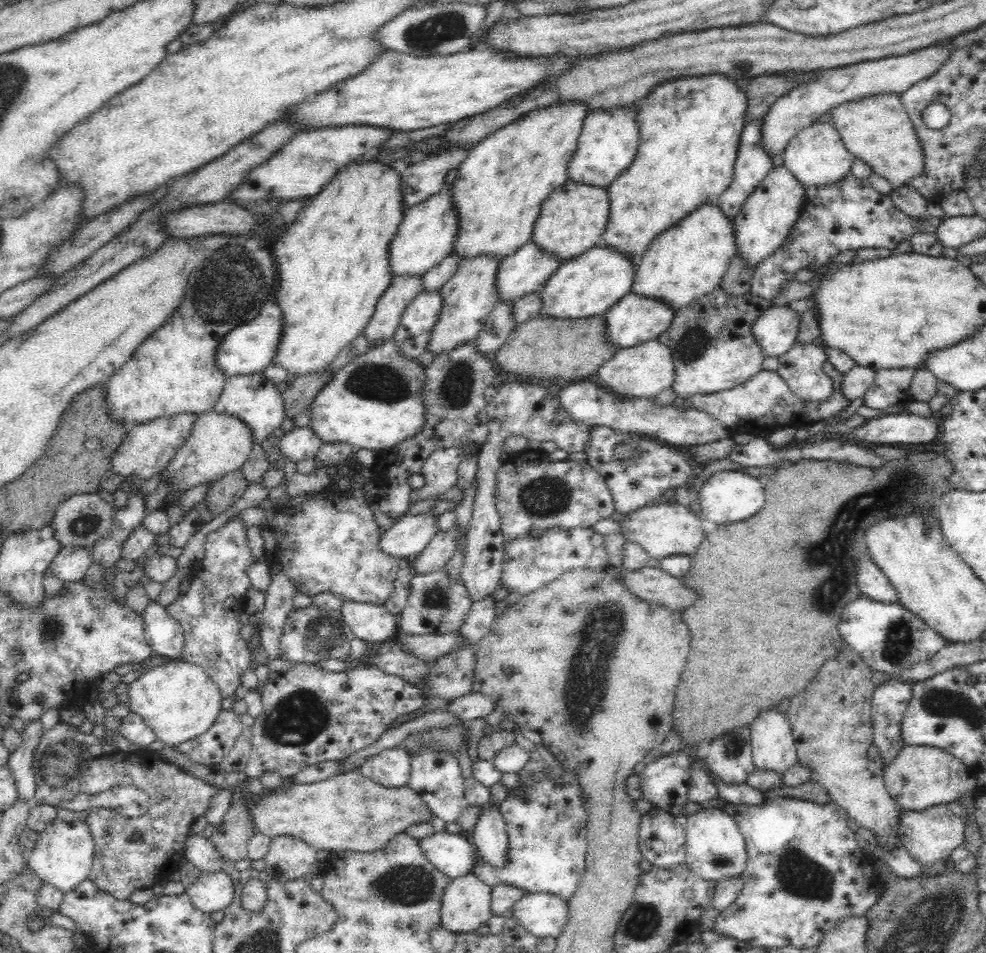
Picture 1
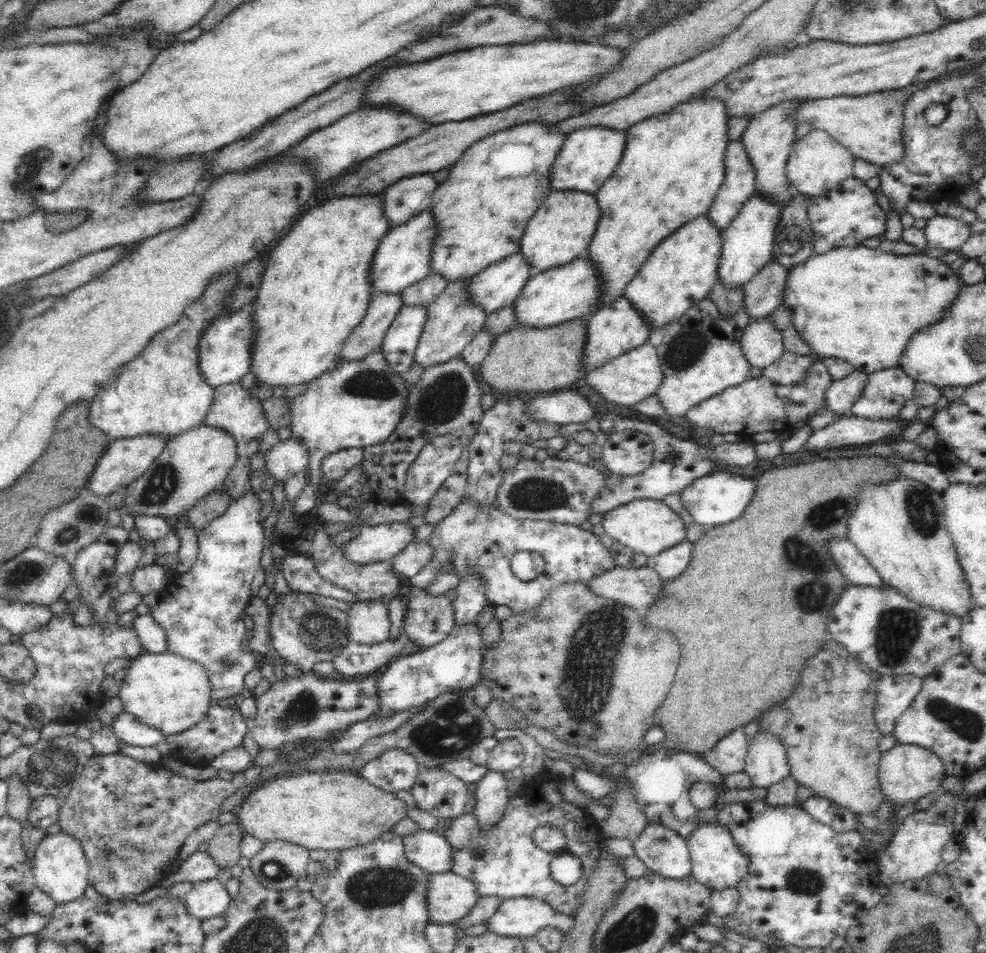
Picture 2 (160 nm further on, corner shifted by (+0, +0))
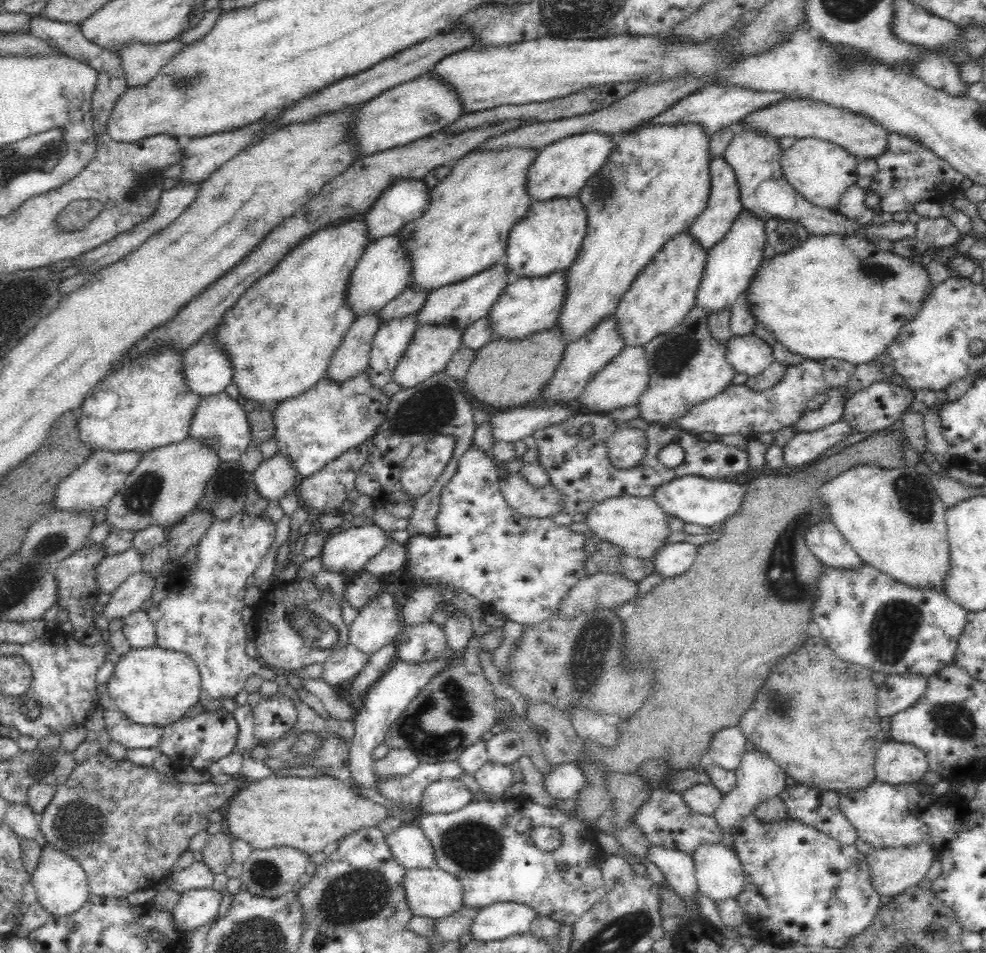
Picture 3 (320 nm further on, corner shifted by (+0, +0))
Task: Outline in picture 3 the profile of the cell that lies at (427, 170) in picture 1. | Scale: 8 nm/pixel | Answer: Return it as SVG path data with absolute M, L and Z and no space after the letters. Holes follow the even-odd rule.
M400 179L392 183L374 201L374 204L362 214L362 219L366 223L366 231L368 231L369 244L374 240L380 240L380 238L396 235L396 232L404 224L421 217L422 213L426 212L428 204L430 204L430 193L423 179Z

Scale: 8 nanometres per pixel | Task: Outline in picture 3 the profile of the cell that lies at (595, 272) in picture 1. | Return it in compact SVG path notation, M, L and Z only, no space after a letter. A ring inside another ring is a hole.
M566 272L548 276L512 278L500 292L484 317L490 319L490 331L496 339L516 340L553 327L564 302Z

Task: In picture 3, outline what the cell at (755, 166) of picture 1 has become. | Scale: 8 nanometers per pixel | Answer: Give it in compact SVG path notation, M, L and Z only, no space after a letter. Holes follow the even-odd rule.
M713 157L708 162L708 171L710 171L710 192L708 192L706 208L700 212L696 220L692 222L692 226L688 228L690 238L706 251L709 251L714 244L720 243L720 240L724 239L724 235L742 212L736 175L734 175L732 167L724 161L724 157Z

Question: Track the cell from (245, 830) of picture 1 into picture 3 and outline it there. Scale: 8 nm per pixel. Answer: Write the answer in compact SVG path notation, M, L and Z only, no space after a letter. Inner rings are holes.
M219 832L209 835L206 844L200 850L202 861L214 874L220 874L228 868L232 862L231 844L233 836L228 832Z

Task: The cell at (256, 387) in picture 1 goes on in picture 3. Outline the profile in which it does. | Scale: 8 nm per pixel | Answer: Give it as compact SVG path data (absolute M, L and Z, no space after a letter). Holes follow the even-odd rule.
M224 391L201 398L191 418L188 437L211 447L221 462L239 461L250 443L250 423L246 419L249 408L228 397Z

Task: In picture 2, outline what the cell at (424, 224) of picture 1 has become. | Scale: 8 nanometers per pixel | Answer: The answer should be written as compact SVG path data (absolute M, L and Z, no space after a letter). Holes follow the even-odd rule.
M430 210L419 212L406 223L392 227L377 245L376 252L370 260L372 264L368 268L368 279L372 295L400 293L411 284L426 278L431 273L428 264L430 264L434 236L436 236L436 225Z

